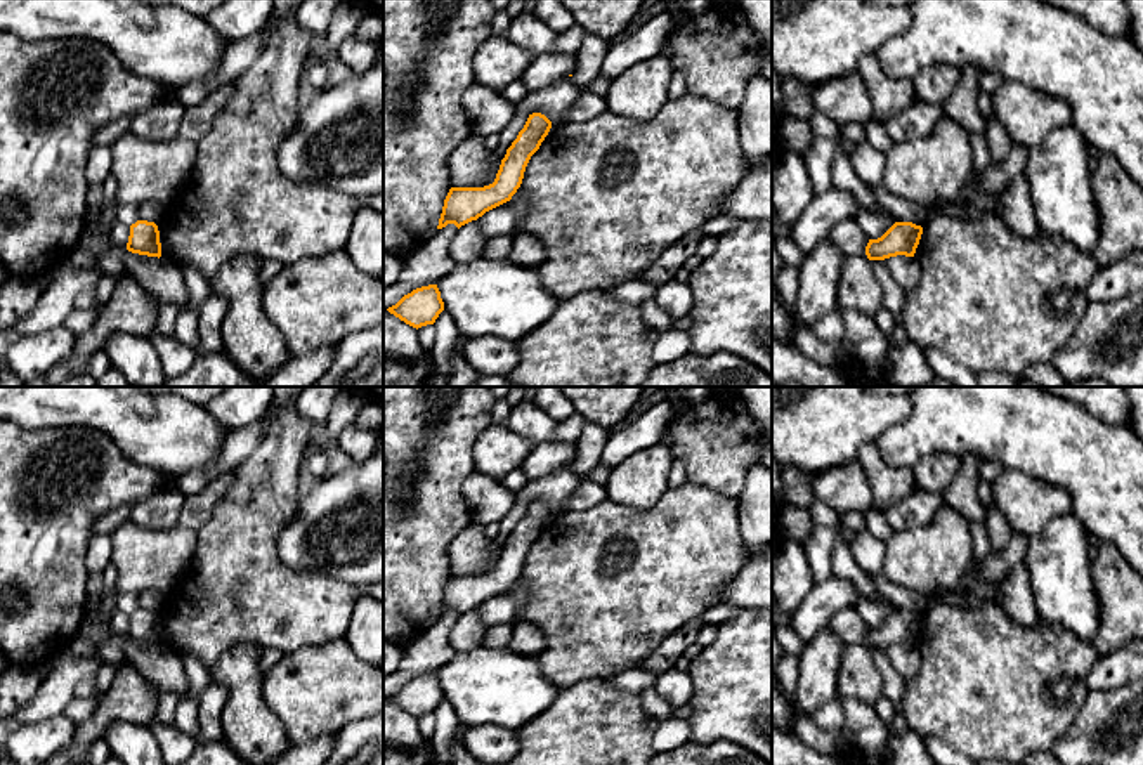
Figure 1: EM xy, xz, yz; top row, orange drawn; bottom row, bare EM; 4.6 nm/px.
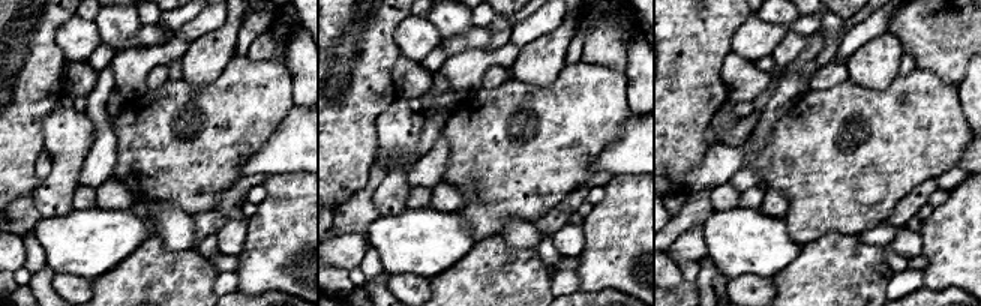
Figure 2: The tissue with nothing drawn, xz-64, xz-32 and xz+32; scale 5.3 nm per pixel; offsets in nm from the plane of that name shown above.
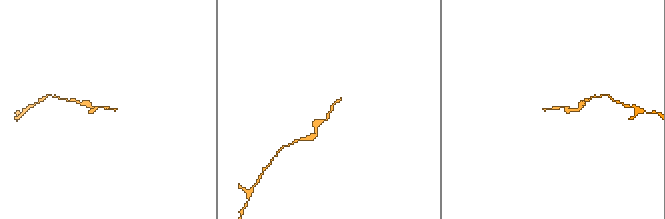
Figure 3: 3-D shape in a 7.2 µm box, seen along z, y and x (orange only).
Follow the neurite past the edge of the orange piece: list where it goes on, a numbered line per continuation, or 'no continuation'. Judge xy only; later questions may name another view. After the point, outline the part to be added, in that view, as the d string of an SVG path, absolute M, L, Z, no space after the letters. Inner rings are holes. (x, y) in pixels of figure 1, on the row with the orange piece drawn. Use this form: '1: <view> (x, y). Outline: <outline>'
no continuation

